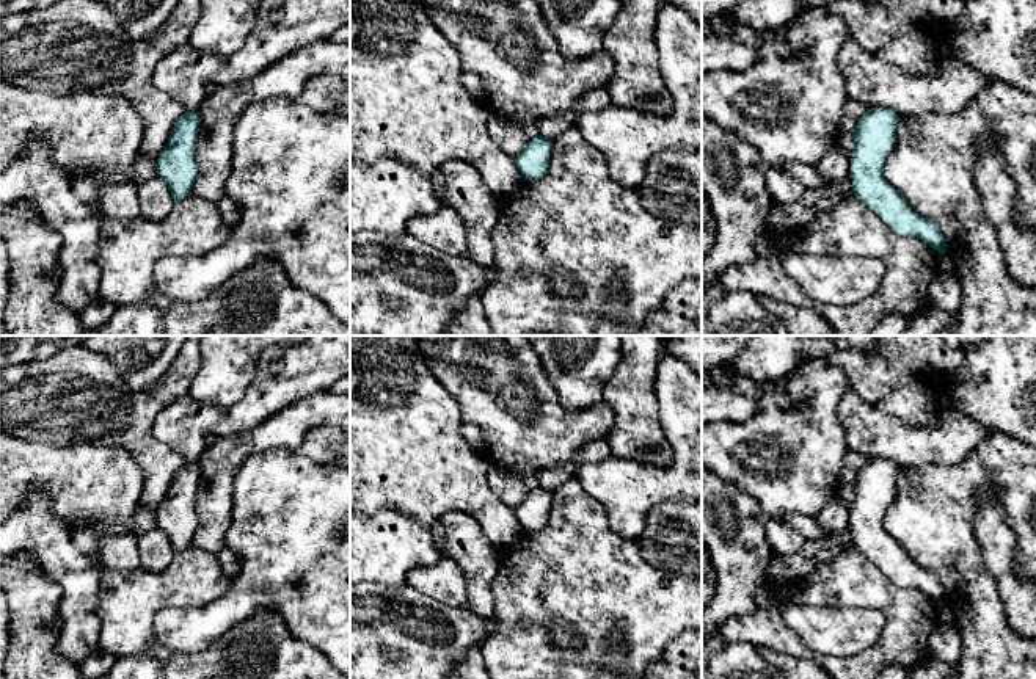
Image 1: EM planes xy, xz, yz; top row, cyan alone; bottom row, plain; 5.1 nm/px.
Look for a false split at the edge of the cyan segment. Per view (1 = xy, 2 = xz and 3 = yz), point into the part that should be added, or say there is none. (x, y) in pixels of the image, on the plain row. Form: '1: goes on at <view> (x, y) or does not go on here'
1: does not go on here
2: does not go on here
3: does not go on here

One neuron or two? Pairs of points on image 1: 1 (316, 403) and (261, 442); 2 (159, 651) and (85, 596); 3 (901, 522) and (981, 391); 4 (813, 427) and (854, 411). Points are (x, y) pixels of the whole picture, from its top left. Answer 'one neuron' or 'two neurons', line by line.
1: one neuron
2: two neurons
3: two neurons
4: two neurons

